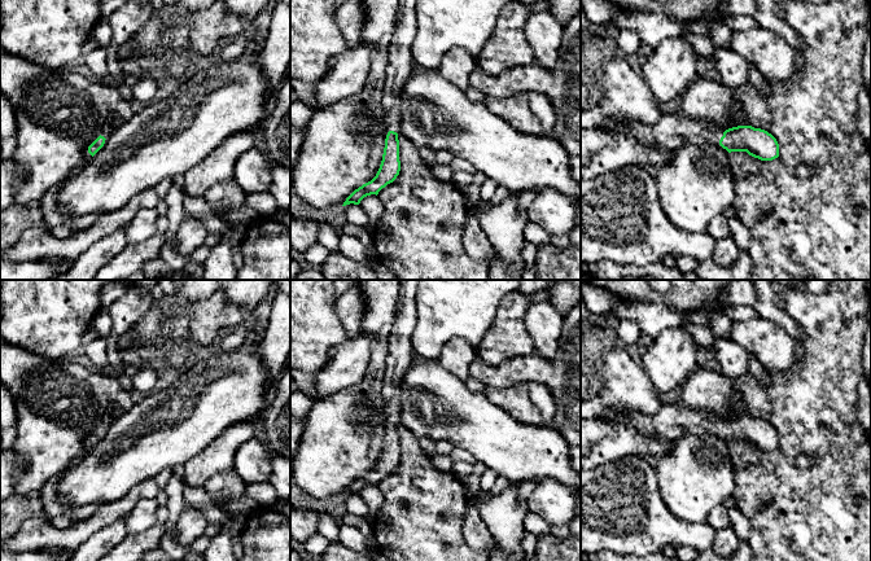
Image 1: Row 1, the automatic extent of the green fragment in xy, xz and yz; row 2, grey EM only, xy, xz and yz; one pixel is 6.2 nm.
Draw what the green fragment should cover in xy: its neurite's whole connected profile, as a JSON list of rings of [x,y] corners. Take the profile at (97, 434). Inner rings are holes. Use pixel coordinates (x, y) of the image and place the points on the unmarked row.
[[[108,409],[101,420],[101,425],[88,437],[88,443],[93,447],[105,434],[105,430],[111,425],[114,417],[111,409]]]

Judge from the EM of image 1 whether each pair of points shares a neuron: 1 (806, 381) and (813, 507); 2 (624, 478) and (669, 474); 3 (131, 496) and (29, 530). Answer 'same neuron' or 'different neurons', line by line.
1: same neuron
2: different neurons
3: same neuron

